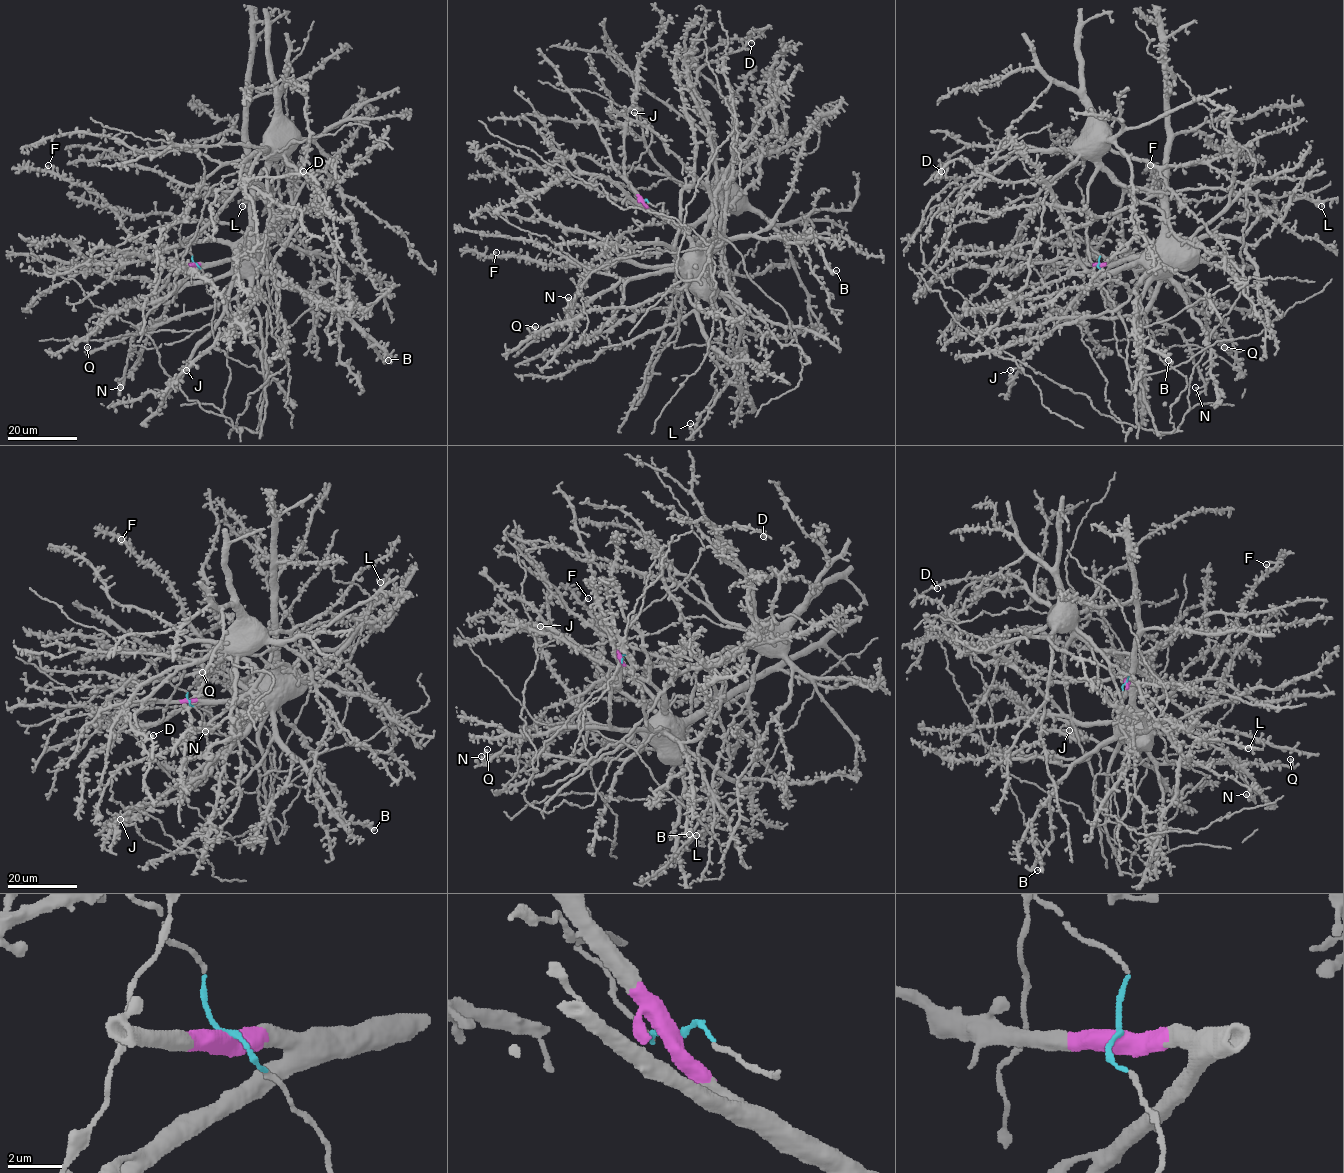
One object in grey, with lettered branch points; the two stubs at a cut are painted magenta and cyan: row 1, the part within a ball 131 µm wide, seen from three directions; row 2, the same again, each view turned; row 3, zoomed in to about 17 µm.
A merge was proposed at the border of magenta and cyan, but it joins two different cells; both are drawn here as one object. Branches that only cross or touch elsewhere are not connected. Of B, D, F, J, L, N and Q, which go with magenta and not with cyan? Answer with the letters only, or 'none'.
B, F, J, Q

